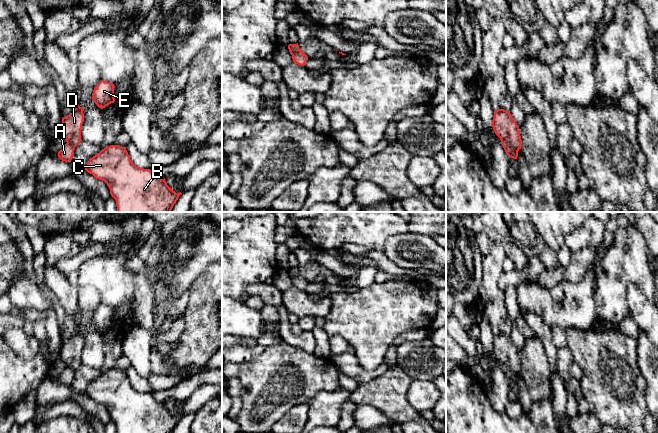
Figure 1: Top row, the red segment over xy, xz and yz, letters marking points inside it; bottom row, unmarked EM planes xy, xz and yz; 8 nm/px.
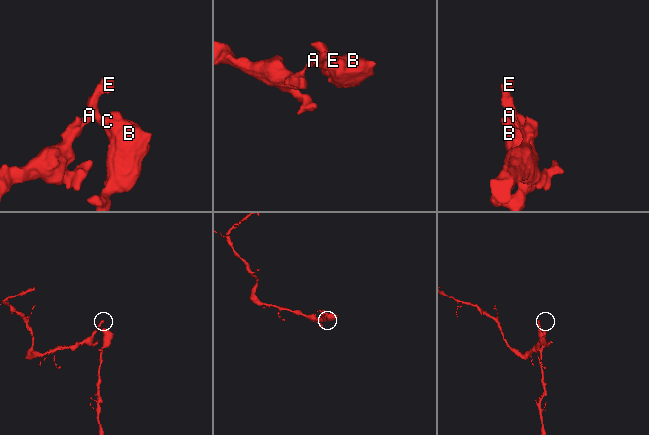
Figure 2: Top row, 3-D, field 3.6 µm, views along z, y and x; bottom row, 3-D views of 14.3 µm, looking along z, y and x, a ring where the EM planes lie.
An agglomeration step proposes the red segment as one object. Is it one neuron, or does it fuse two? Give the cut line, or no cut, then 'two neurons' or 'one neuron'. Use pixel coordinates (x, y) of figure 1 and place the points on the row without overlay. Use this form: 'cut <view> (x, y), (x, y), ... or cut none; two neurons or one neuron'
cut yz (501, 364), (504, 364), (517, 376); two neurons

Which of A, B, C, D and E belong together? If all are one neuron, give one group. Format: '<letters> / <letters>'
A / B C D E

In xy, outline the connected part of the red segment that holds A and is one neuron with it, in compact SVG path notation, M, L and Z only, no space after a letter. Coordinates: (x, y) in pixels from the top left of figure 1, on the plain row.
M66 367L64 371L58 376L58 381L65 386L71 386L74 379L75 371L71 367Z

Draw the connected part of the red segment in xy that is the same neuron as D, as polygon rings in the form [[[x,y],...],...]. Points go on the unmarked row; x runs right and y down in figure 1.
[[[77,330],[69,339],[62,342],[61,359],[67,367],[76,371],[81,365],[81,353],[84,346],[84,332]]]

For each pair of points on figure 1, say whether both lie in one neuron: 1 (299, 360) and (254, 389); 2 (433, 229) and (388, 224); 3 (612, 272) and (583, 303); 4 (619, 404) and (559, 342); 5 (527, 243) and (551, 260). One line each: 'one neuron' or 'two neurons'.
1: one neuron
2: two neurons
3: two neurons
4: two neurons
5: one neuron

